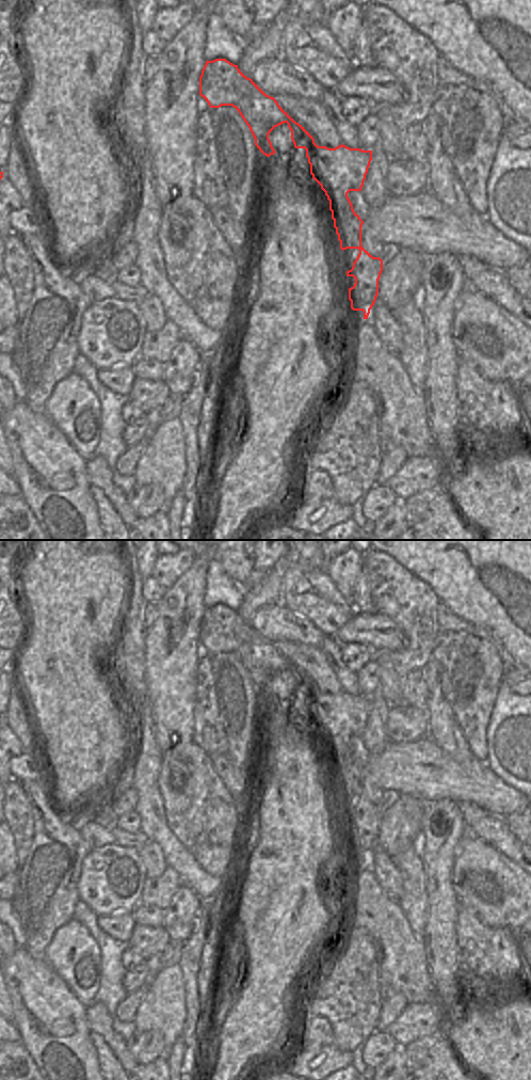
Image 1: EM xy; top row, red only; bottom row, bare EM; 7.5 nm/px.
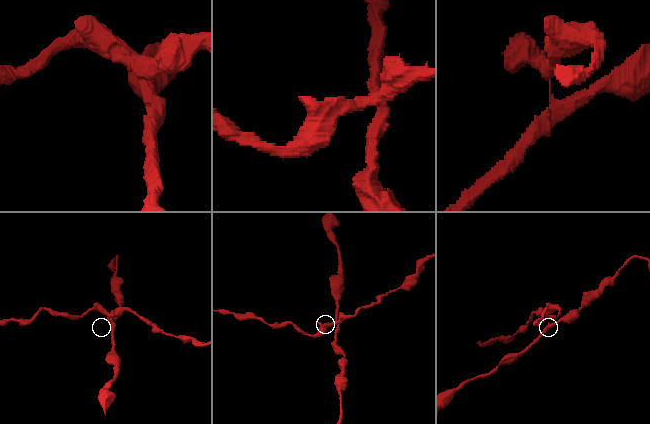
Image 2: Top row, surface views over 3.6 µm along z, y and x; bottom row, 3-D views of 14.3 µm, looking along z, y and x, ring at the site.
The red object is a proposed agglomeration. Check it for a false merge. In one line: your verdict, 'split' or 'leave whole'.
split

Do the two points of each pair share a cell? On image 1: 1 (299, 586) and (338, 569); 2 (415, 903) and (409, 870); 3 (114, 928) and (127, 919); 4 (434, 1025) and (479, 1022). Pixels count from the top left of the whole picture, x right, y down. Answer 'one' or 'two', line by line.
1: two
2: one
3: one
4: two

